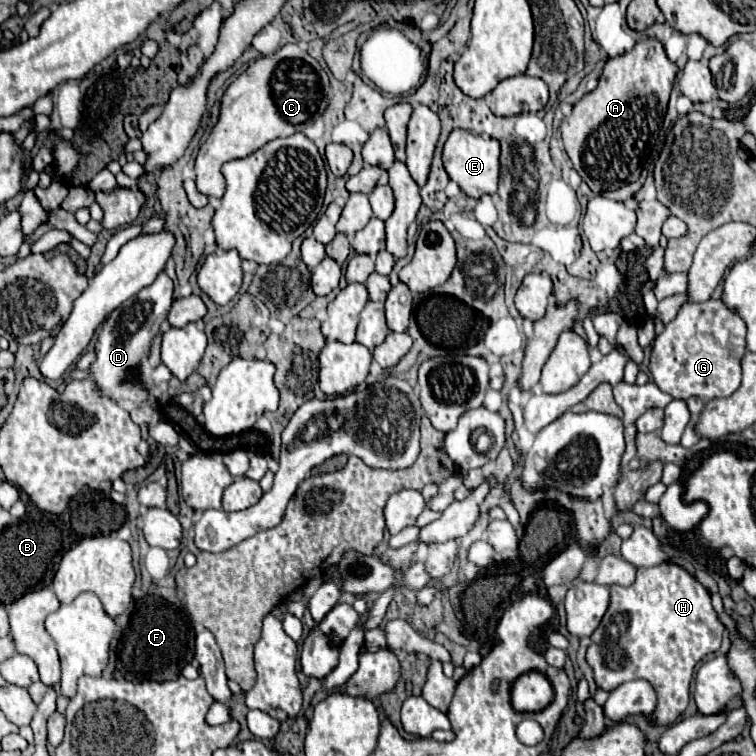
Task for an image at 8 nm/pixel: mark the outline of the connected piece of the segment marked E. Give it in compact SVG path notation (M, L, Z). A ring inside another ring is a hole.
M453 130L443 146L443 166L449 178L457 182L467 196L481 198L483 194L495 194L499 180L499 142L475 136L467 130Z

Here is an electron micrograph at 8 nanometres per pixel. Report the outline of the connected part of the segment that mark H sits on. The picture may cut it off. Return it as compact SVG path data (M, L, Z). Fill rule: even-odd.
M659 564L653 568L637 568L637 580L631 586L611 586L611 602L599 624L591 634L591 646L587 648L587 662L593 668L593 678L597 688L615 690L619 684L643 678L647 680L655 694L657 706L655 712L647 716L649 722L659 726L673 724L687 708L689 702L689 684L693 668L707 654L713 654L721 646L725 626L717 618L717 612L711 606L711 596L707 588L695 580L687 570L677 564Z

